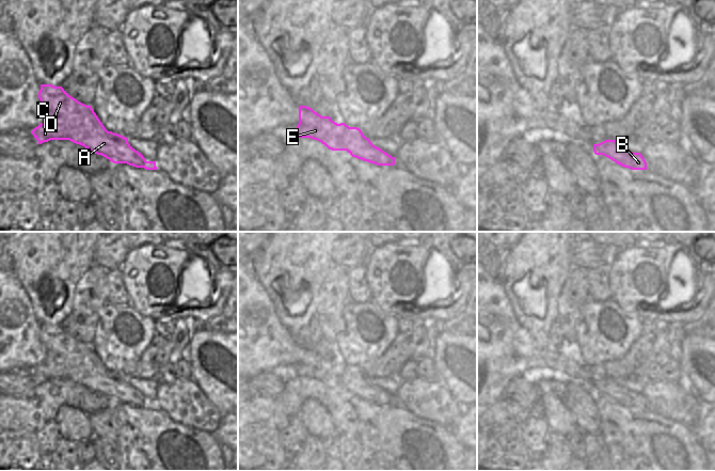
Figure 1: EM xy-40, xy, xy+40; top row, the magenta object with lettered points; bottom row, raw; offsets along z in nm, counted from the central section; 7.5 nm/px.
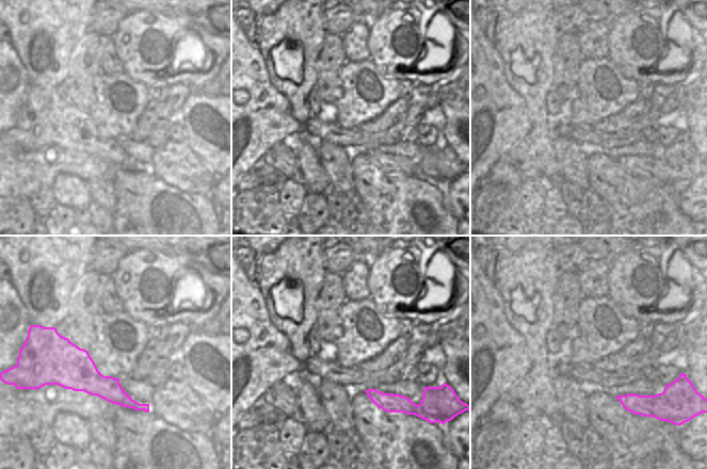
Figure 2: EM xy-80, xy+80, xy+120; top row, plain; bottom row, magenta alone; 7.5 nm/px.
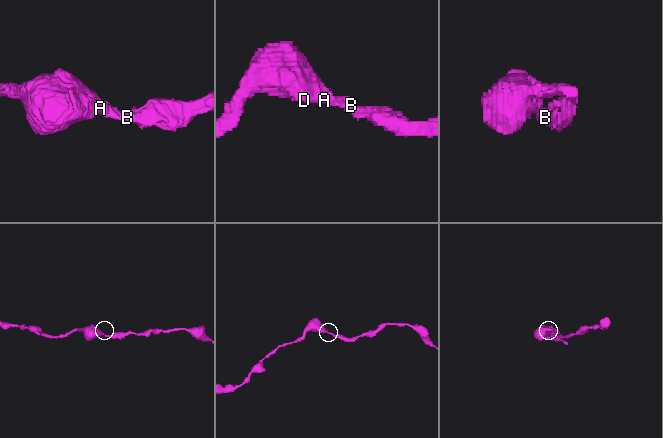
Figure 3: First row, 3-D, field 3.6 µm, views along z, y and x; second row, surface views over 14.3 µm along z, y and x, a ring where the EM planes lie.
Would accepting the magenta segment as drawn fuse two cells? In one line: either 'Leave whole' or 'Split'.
Leave whole

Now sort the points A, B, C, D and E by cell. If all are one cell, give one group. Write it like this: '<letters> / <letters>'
A B C D E

